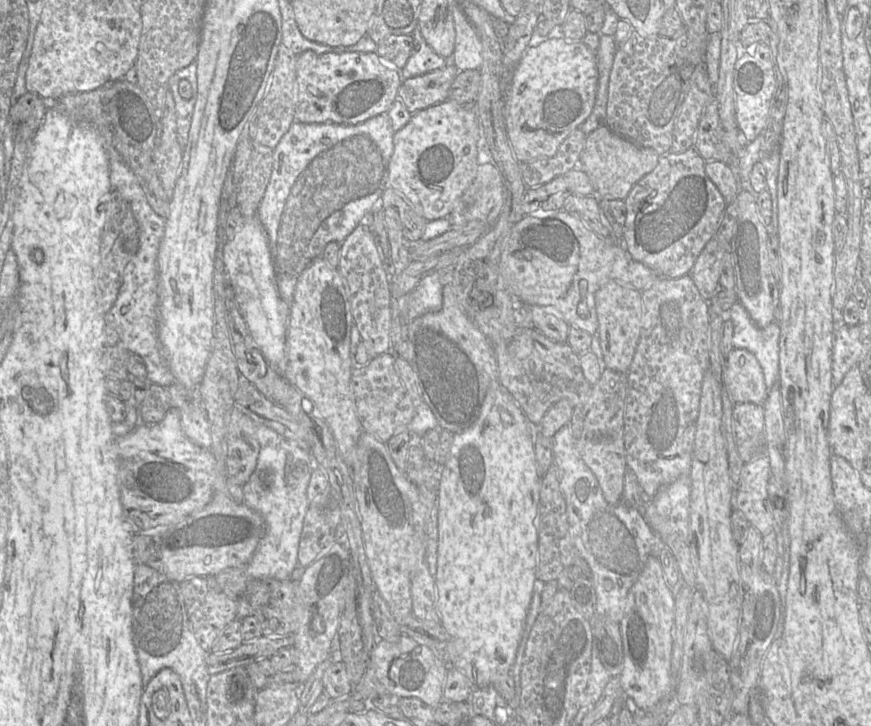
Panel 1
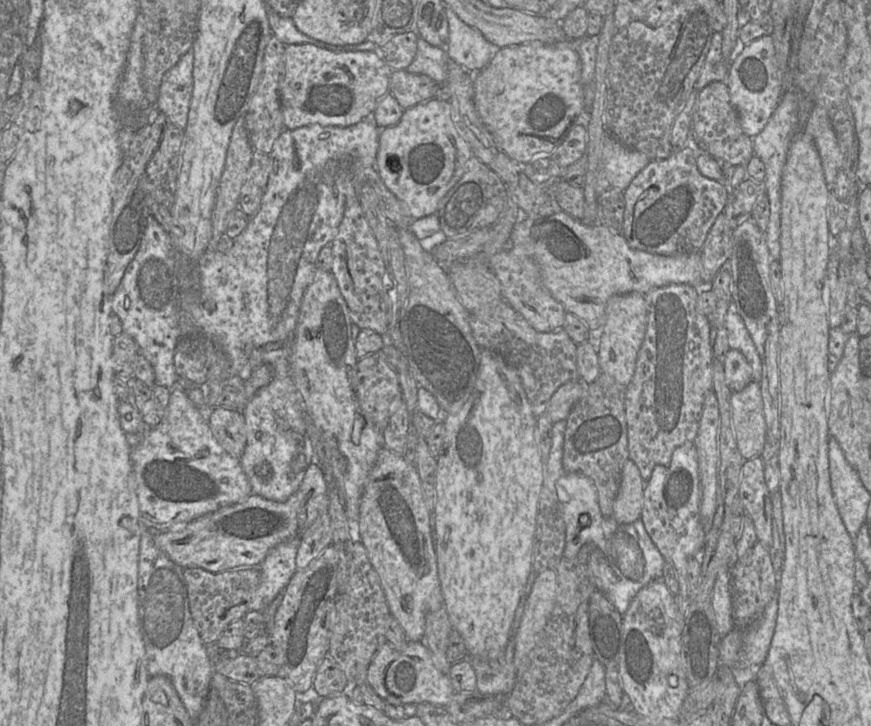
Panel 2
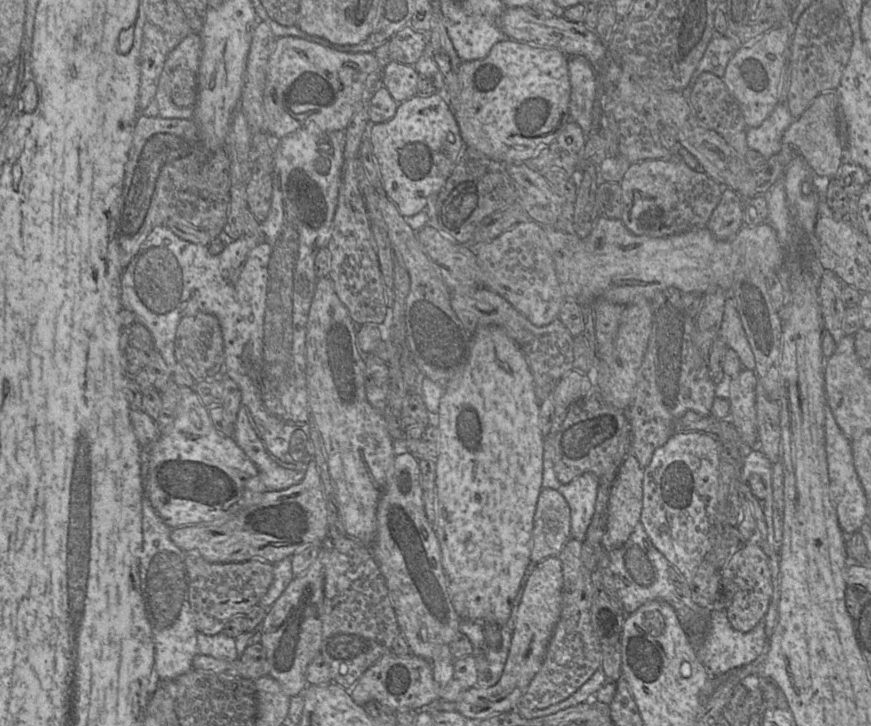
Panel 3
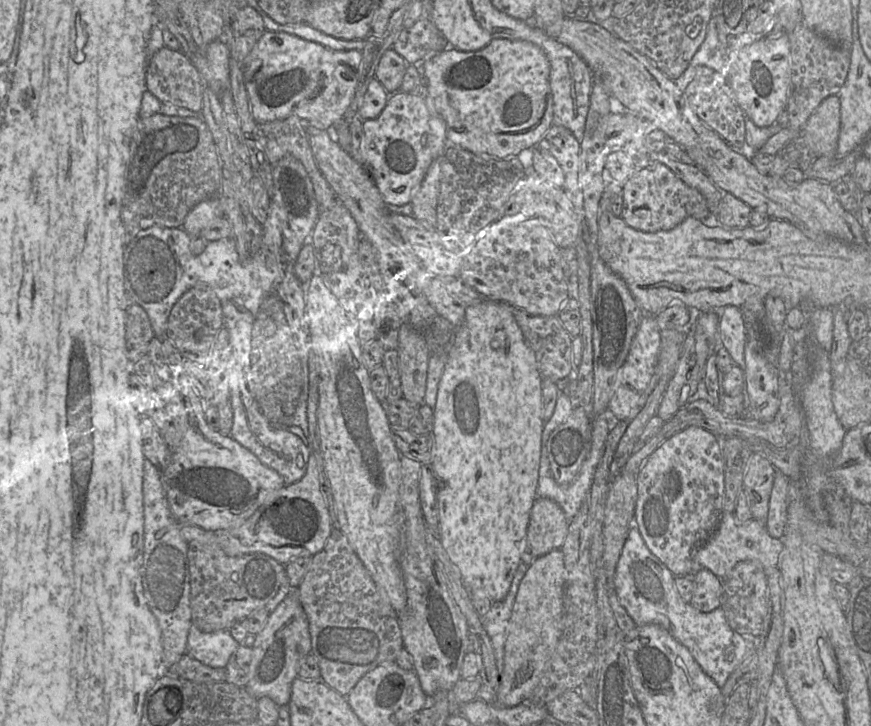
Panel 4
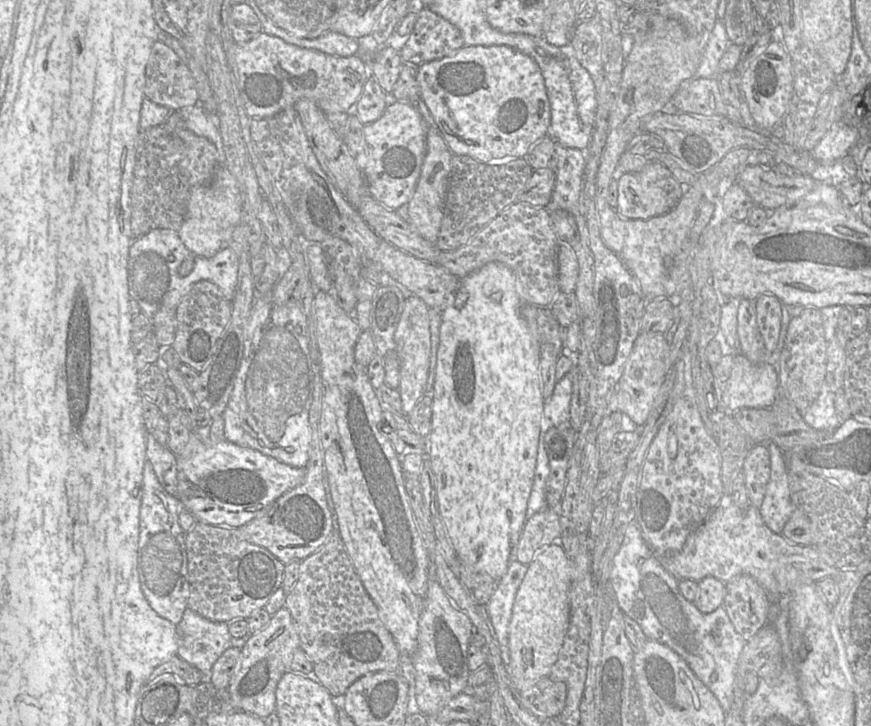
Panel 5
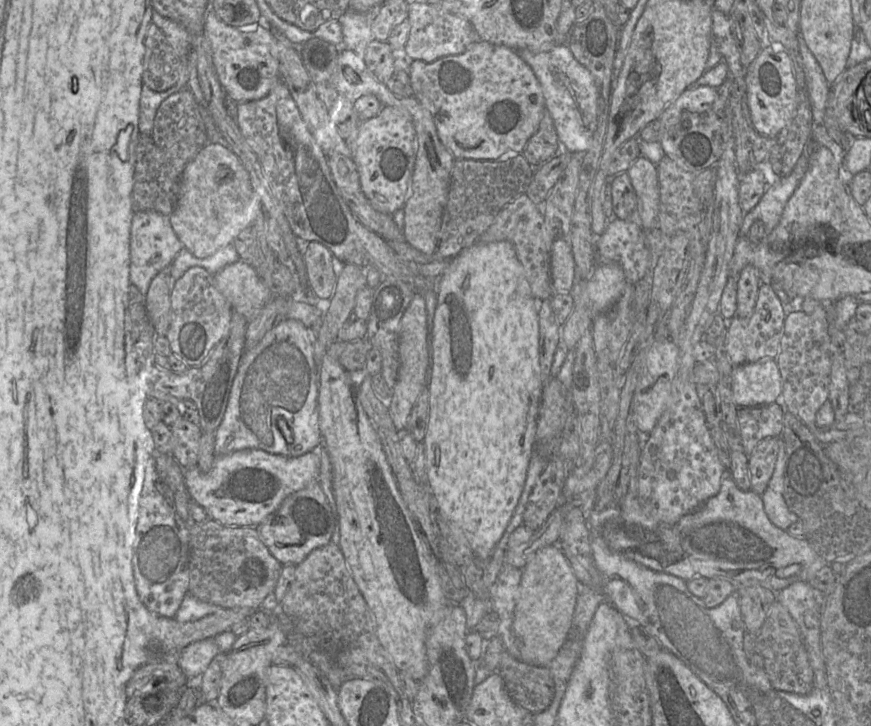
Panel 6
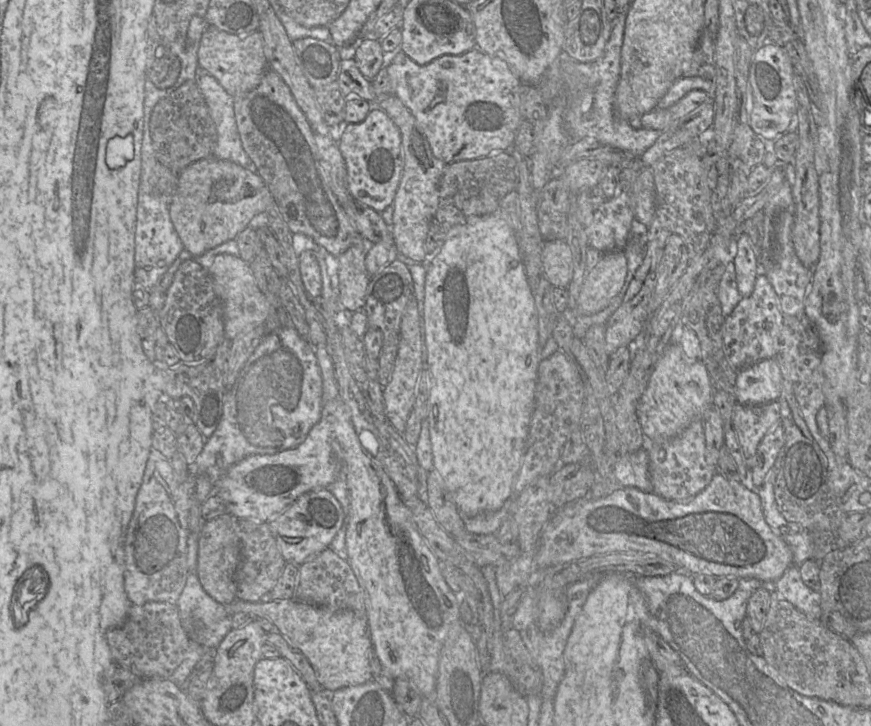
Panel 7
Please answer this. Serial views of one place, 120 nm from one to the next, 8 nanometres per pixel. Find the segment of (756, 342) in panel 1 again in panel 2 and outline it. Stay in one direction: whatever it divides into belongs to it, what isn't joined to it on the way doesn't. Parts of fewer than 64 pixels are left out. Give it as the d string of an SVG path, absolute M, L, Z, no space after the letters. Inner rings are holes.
M730 301L724 320L724 327L728 334L730 349L740 351L748 361L752 369L752 380L760 382L762 363L751 336L738 313L734 301Z

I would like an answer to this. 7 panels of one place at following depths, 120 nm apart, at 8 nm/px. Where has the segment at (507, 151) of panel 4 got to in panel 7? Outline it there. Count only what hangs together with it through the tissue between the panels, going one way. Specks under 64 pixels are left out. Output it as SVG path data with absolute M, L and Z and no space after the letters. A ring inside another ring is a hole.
M475 47L460 55L443 55L428 64L420 65L402 50L398 50L387 70L391 79L392 94L410 110L433 155L445 164L506 152L505 149L514 146L515 134L521 120L522 82L504 60Z

